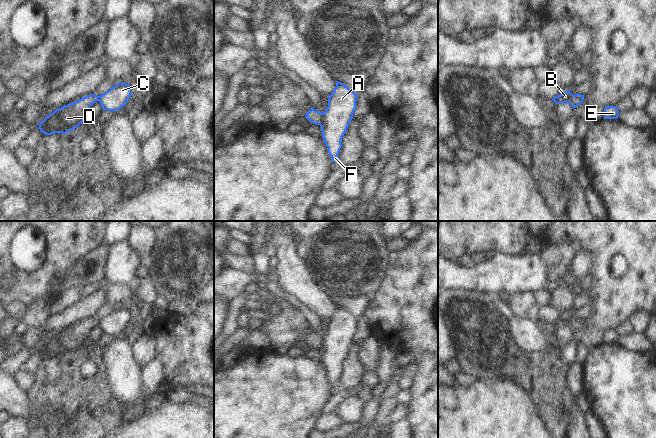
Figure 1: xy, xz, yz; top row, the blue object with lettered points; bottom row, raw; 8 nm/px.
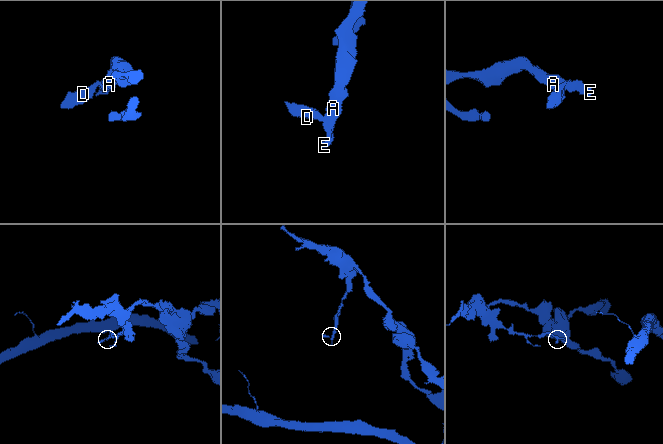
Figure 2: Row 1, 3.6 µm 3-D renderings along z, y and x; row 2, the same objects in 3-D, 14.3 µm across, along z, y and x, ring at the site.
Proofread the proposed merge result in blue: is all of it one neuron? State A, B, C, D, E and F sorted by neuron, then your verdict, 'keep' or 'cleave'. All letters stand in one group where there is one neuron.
A B C E F / D | cleave

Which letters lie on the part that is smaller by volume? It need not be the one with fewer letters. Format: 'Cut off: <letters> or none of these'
Cut off: D

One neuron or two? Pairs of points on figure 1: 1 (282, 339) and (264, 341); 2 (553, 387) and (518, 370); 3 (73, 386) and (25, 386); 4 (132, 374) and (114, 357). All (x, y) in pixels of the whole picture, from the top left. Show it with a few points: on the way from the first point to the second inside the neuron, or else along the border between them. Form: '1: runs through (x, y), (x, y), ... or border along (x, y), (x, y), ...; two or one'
1: border along (262, 326), (271, 342), (271, 347); two
2: runs through (544, 379), (538, 373), (527, 370); one
3: border along (35, 375), (32, 385); two
4: runs through (128, 371), (118, 361); one

